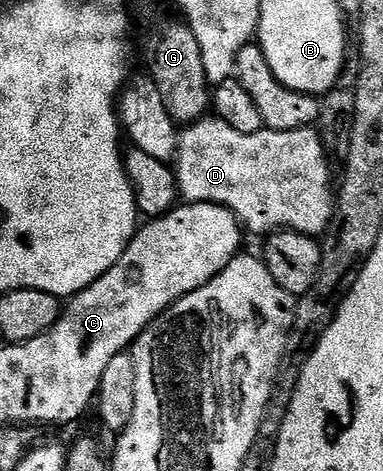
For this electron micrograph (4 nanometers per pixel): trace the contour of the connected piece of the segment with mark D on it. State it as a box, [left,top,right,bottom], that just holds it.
[175,116,336,237]

